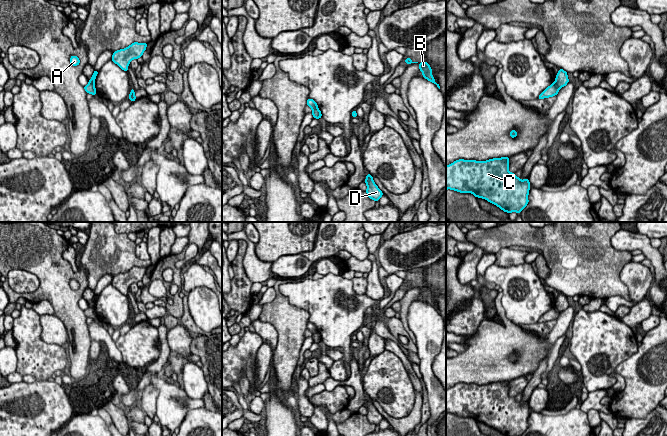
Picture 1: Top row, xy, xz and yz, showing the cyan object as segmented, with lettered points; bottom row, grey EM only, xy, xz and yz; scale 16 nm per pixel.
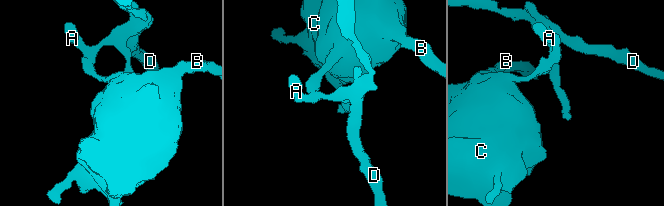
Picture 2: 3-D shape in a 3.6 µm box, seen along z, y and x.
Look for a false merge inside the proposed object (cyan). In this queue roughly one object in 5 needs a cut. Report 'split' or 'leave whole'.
split

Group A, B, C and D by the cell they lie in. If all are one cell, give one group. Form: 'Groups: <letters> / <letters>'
Groups: A D / B C

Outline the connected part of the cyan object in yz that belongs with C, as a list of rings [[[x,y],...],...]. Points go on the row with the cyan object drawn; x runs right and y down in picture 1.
[[[510,157],[487,161],[459,159],[446,166],[446,190],[472,193],[507,213],[520,212],[527,206],[529,179],[523,181],[510,173]]]

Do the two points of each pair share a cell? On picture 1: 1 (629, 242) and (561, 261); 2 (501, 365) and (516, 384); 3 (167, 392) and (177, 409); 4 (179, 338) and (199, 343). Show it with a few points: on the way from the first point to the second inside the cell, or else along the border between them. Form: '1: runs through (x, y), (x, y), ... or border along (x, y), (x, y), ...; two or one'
1: border along (614, 232), (611, 245), (618, 250), (629, 252); two
2: border along (525, 375), (510, 381); two
3: runs through (168, 396), (173, 405); one
4: border along (193, 334), (191, 353); two

